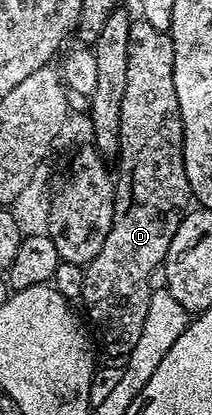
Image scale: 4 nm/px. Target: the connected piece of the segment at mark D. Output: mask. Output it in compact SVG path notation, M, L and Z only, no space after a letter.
M142 17L136 18L129 29L129 78L125 81L125 97L121 97L117 162L119 175L117 171L113 225L109 229L109 237L105 237L105 245L101 245L101 253L86 264L85 289L81 300L82 306L87 306L93 331L95 326L94 334L97 339L99 334L103 342L104 356L133 353L133 345L137 345L141 328L145 326L145 316L149 314L149 276L153 269L163 265L173 241L173 233L177 233L193 199L189 177L185 177L183 122L181 109L177 105L177 85L173 85L173 41L168 32L153 29L153 25Z

